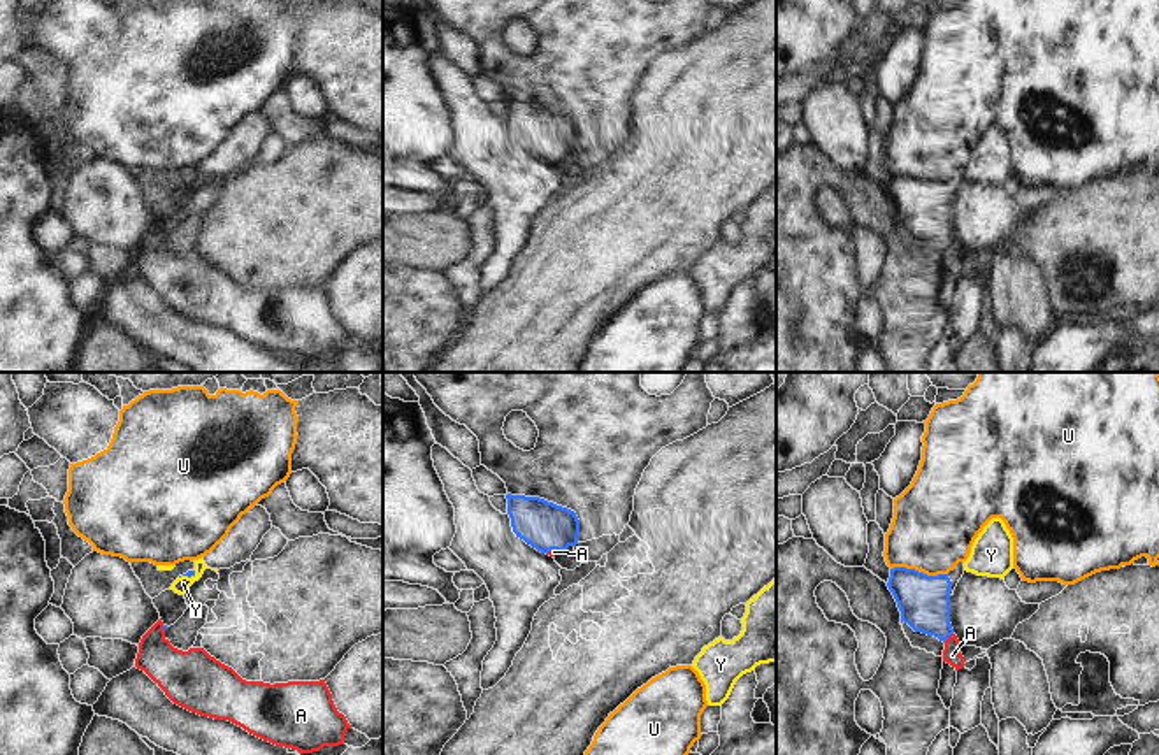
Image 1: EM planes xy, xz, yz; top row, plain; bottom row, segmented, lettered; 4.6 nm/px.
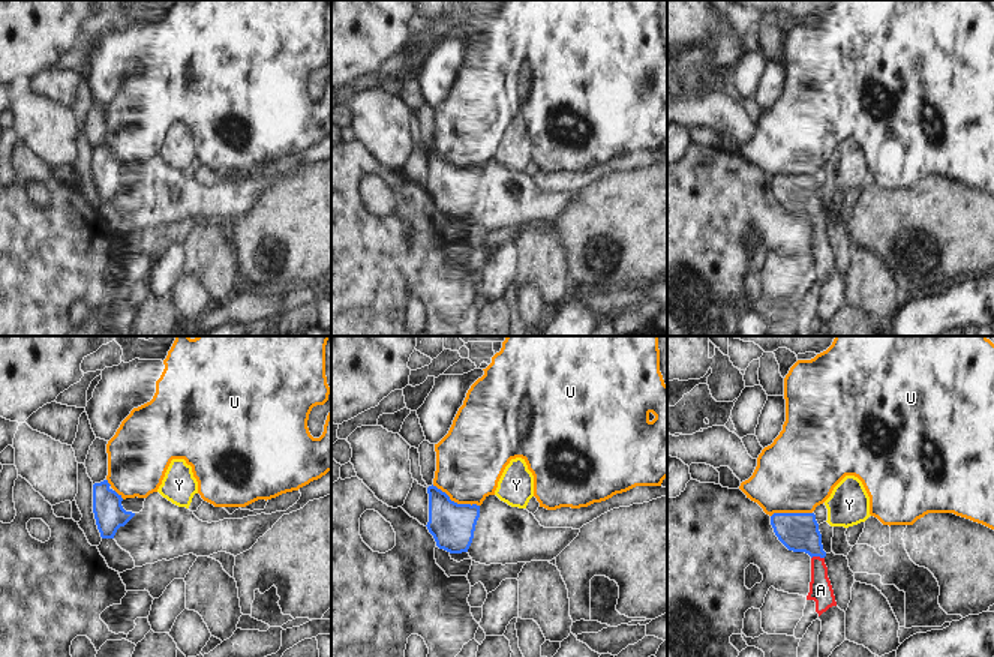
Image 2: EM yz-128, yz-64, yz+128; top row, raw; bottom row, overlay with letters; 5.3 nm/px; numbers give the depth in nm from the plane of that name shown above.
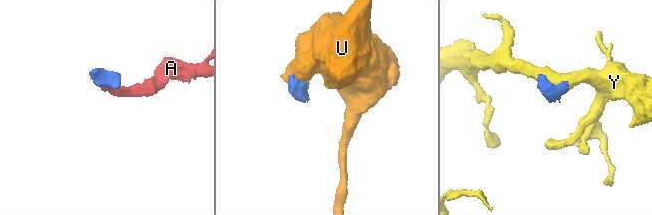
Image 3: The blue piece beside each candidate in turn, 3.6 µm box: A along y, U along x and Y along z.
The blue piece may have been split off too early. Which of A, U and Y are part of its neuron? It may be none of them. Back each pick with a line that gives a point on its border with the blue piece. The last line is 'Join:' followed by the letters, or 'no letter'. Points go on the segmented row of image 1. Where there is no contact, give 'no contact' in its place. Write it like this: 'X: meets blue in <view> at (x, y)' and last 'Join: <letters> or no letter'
A: meets blue in yz at (947, 638)
Join: A

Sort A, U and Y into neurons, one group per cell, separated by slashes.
A / U / Y

